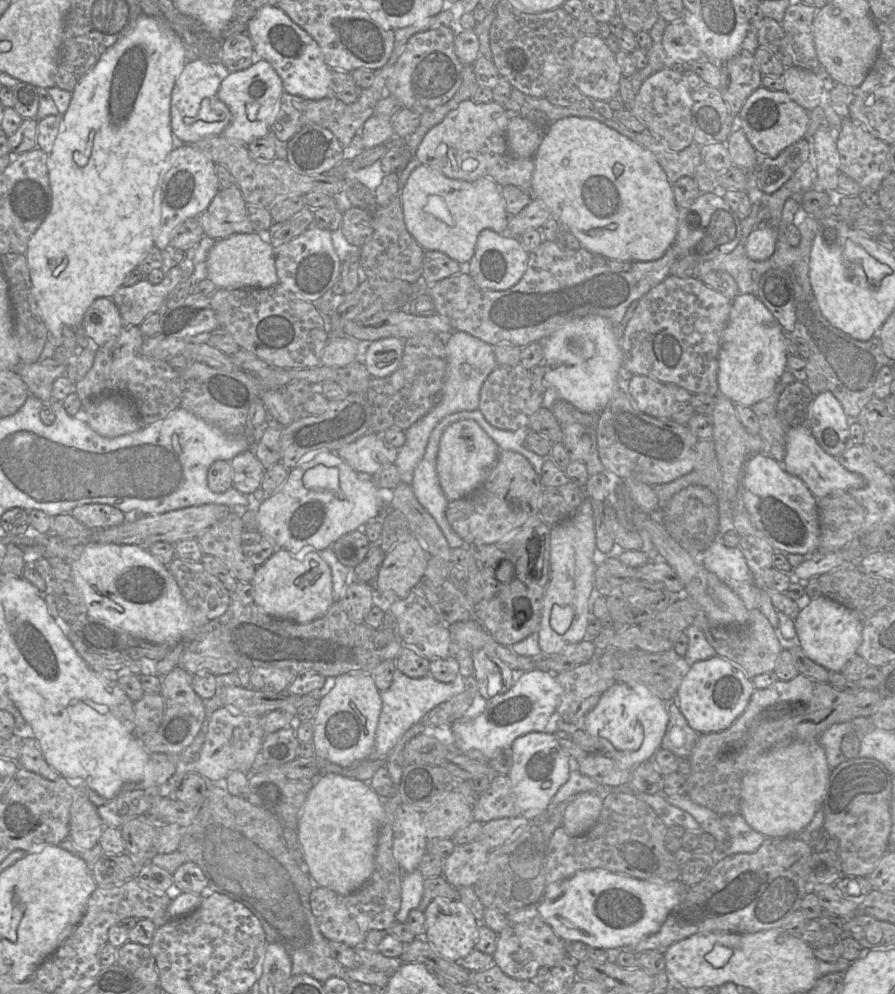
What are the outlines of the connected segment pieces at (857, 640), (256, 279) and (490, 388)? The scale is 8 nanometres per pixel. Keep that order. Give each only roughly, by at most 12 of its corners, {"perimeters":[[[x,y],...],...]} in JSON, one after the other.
{"perimeters":[[[825,597],[794,624],[804,654],[840,672],[861,643],[863,619]],[[256,233],[216,240],[207,278],[218,288],[278,283],[274,248]],[[521,365],[497,366],[478,411],[494,428],[528,427],[541,407]]]}

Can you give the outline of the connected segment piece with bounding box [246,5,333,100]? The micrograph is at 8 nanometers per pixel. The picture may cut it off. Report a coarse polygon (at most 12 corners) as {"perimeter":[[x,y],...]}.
{"perimeter":[[277,5],[246,33],[285,92],[333,96],[319,45]]}

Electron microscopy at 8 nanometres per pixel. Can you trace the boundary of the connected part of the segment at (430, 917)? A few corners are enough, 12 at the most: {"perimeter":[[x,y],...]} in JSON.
{"perimeter":[[434,898],[424,912],[428,943],[466,958],[479,923],[459,900]]}

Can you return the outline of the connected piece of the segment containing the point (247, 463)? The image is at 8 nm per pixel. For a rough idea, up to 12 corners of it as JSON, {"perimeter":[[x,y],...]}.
{"perimeter":[[253,450],[236,455],[233,487],[249,495],[265,470]]}

